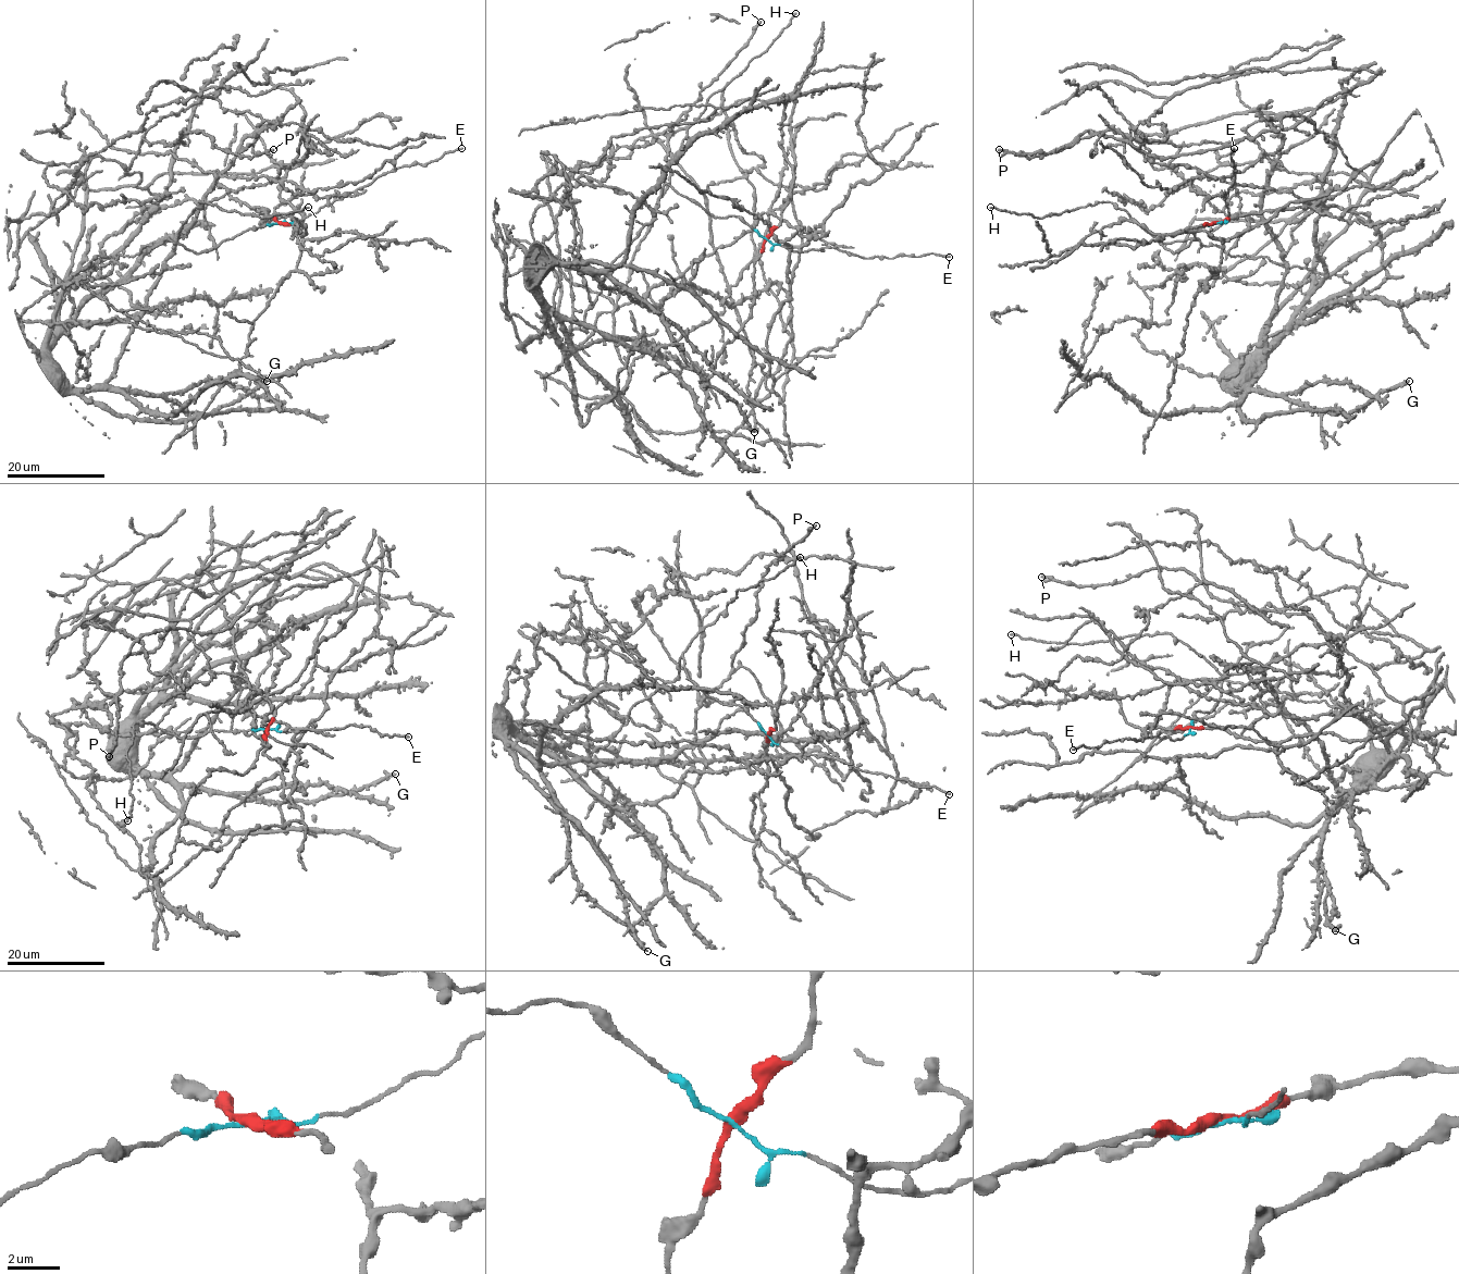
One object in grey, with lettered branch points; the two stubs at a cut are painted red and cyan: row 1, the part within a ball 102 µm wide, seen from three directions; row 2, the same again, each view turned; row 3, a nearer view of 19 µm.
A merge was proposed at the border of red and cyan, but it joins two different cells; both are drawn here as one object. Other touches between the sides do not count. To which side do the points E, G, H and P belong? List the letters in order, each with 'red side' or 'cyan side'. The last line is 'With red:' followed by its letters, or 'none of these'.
E: cyan side
G: red side
H: cyan side
P: red side
With red: G, P

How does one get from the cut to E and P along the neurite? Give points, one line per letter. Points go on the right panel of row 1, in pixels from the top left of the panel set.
E: (1215, 223), (1224, 222), (1228, 214), (1224, 196), (1235, 176), (1231, 152), (1234, 148)
P: (1215, 223), (1410, 172), (1386, 187), (1295, 174), (1245, 137), (1176, 146), (1104, 130), (1041, 156), (999, 149)

